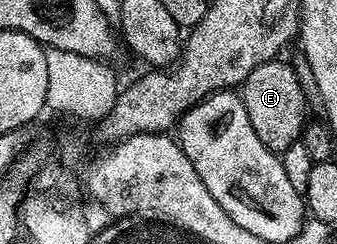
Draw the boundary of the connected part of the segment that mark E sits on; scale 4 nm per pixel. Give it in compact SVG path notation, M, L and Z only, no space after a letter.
M273 58L268 63L257 65L257 69L253 69L253 73L249 73L249 77L241 84L245 113L249 113L249 121L257 137L261 137L261 145L276 153L300 142L303 128L309 119L309 106L296 73L290 62L279 62L278 58Z

